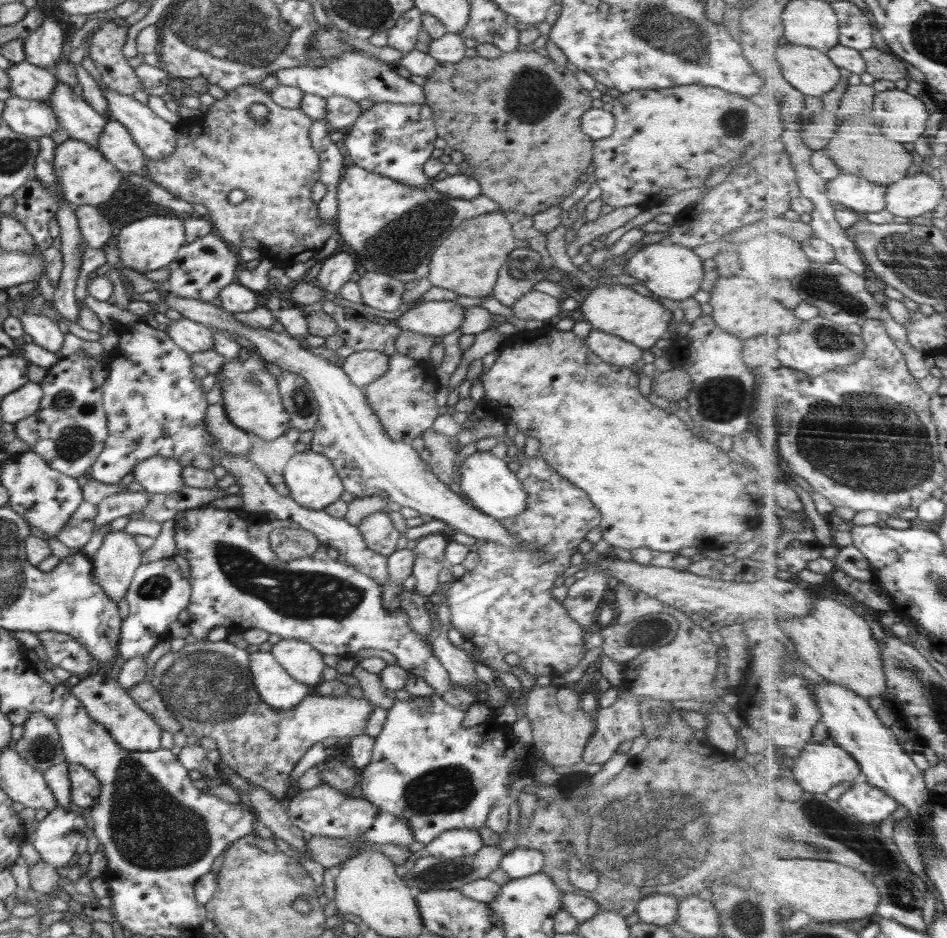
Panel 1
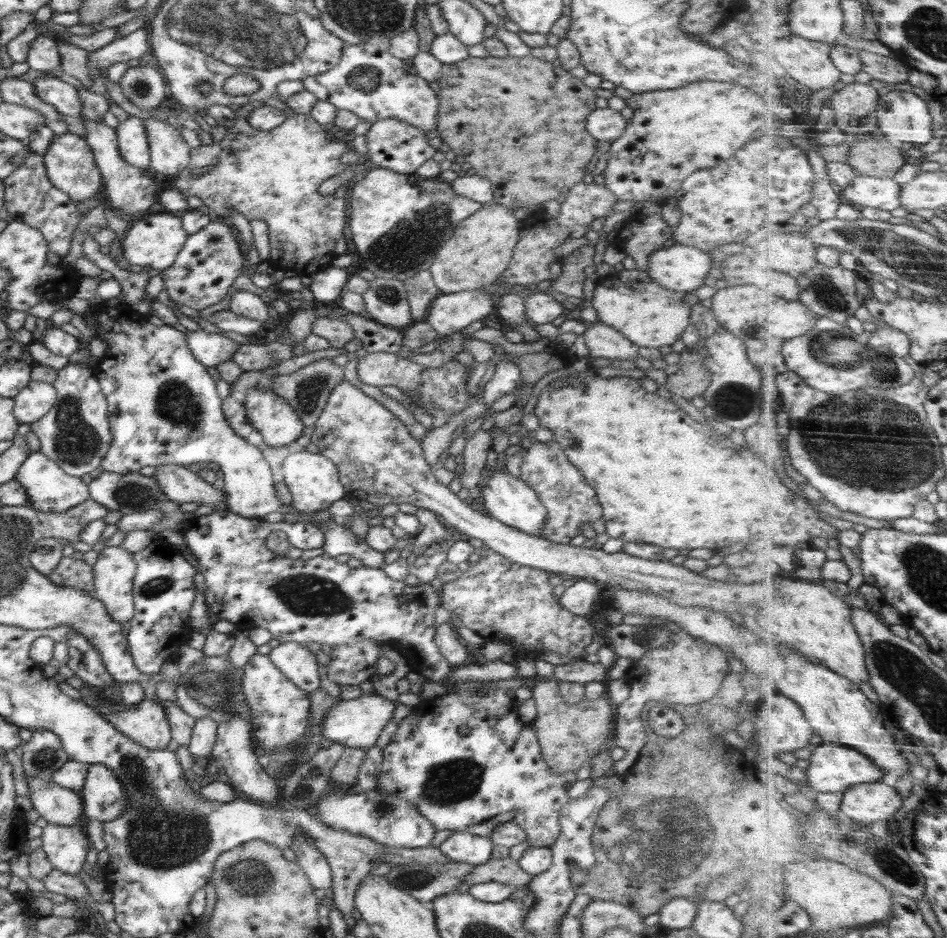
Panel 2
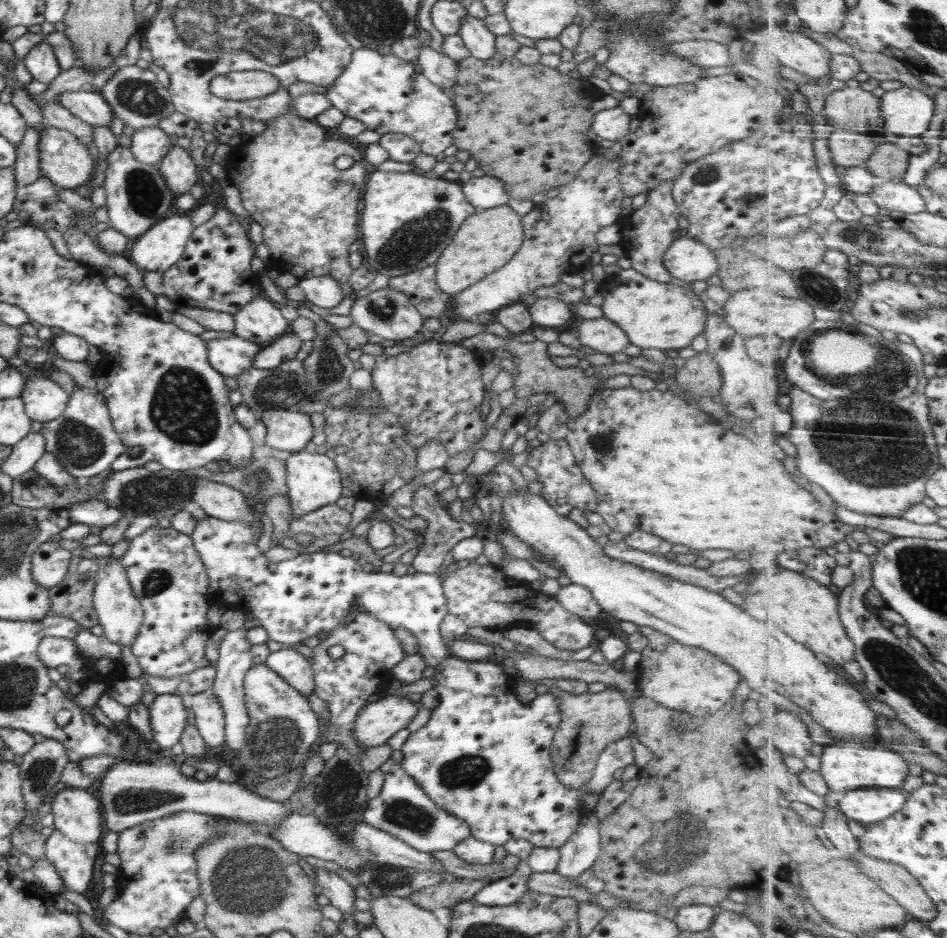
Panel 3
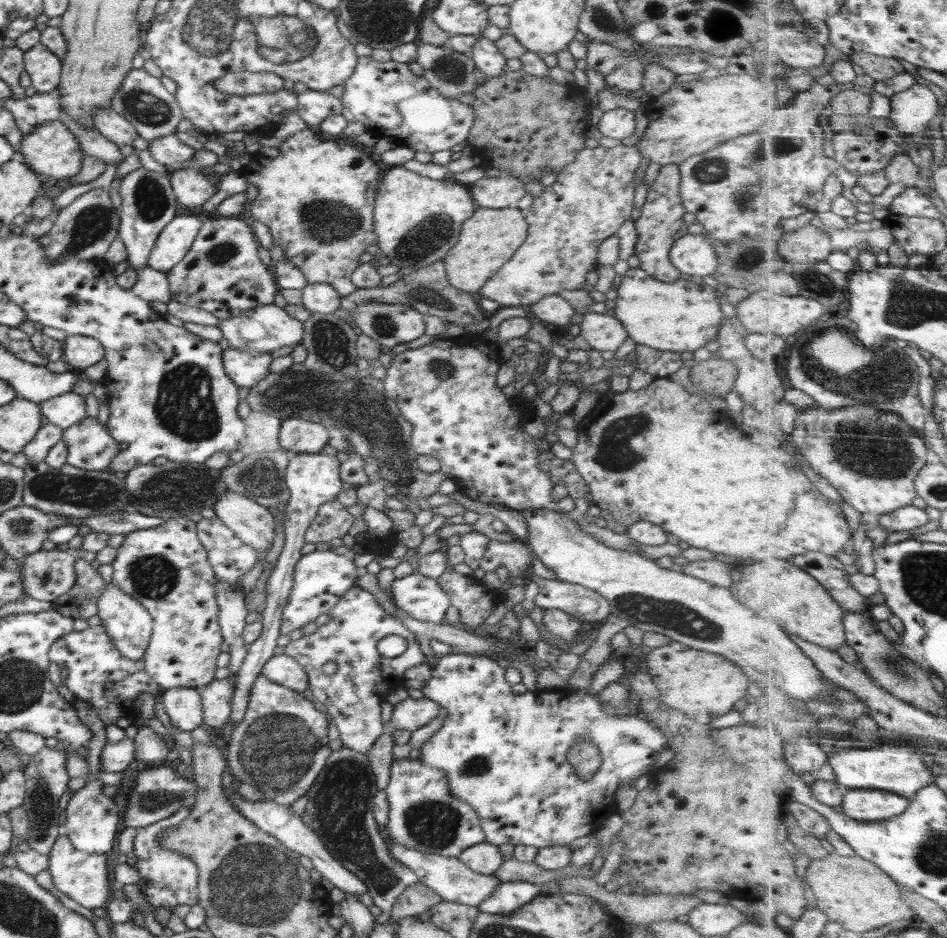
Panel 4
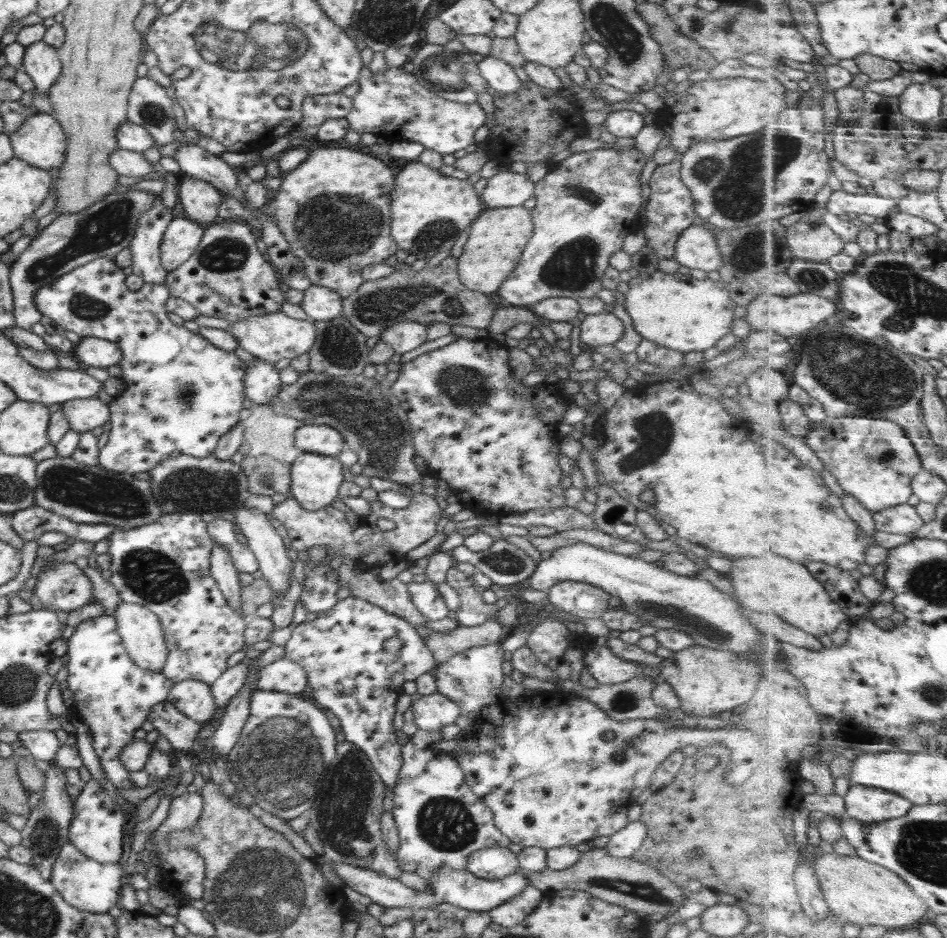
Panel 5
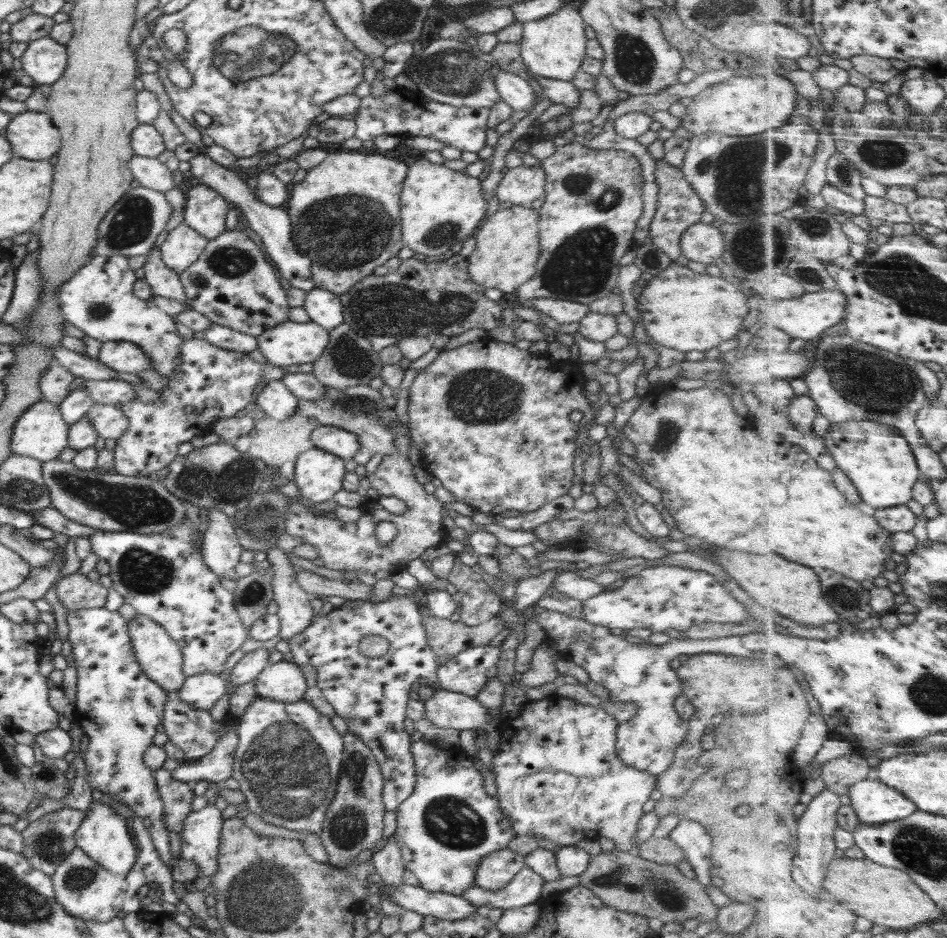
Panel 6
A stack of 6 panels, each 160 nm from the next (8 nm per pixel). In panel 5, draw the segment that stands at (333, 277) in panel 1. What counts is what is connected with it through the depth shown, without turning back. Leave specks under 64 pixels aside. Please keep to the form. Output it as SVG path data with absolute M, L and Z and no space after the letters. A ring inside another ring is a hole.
M311 284L303 292L304 298L300 307L313 320L332 320L342 312L343 299L336 292L324 287Z

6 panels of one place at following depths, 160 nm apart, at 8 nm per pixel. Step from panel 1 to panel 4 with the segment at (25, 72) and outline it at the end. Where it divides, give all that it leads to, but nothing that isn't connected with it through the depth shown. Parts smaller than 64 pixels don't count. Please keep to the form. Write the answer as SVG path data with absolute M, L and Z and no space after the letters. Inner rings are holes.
M102 107L92 116L93 126L103 137L119 144L132 146L132 141L139 136L137 130L112 107Z

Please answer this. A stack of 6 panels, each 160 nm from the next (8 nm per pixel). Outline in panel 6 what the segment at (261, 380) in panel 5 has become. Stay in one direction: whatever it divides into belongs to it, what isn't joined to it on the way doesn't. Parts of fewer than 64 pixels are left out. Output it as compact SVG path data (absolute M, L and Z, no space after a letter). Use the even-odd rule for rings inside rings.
M282 380L265 384L260 394L256 396L255 404L277 421L283 421L297 414L299 398L294 396Z

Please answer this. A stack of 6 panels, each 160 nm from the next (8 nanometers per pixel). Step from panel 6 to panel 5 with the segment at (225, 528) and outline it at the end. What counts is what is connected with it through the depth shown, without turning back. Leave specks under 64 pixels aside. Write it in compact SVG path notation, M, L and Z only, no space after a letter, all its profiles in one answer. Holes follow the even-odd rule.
M217 542L213 543L210 557L210 572L212 578L216 580L219 589L222 591L227 605L238 614L244 616L241 610L241 590L240 579L234 563L231 561L227 548Z

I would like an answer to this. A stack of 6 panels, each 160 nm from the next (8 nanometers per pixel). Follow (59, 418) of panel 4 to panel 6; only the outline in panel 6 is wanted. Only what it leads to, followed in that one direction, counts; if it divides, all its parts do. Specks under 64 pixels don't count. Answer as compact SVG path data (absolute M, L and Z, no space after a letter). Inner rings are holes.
M94 403L87 411L85 416L89 418L90 424L98 435L105 440L120 440L129 421L127 416L123 414L122 409L114 407L114 405L103 405L102 403Z

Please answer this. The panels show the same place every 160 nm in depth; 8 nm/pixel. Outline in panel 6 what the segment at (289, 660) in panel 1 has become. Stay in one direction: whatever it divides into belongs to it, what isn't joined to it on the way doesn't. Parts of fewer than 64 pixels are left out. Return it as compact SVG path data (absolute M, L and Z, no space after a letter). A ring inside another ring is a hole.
M287 661L268 665L253 682L257 697L274 702L303 701L308 688L299 666Z

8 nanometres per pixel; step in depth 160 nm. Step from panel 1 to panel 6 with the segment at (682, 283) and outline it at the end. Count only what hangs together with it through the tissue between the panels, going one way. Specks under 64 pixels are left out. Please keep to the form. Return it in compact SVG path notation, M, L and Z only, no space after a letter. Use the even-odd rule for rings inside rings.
M697 223L682 234L681 254L688 260L712 264L724 252L724 238L717 224Z

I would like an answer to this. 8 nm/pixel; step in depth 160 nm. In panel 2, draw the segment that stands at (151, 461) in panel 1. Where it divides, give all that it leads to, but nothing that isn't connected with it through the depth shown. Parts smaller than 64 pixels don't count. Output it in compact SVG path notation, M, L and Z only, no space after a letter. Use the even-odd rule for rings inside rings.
M175 464L158 465L153 477L157 480L159 489L172 502L200 502L206 506L222 506L224 490L202 480L188 467Z

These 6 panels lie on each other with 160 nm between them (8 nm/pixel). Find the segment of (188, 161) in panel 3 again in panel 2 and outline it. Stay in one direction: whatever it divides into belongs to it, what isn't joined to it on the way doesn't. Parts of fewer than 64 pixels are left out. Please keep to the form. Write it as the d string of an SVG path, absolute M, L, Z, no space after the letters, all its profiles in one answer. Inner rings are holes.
M156 117L142 121L150 149L151 162L149 168L172 178L176 174L188 170L192 148L179 130L175 129L170 123Z

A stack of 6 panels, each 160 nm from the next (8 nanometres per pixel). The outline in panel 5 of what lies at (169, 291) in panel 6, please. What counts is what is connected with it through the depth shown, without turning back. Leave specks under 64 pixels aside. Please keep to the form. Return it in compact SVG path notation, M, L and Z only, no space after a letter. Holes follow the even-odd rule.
M158 195L154 206L140 218L134 240L130 242L132 274L143 278L145 283L165 285L168 271L161 265L160 246L164 232L173 220L170 212Z

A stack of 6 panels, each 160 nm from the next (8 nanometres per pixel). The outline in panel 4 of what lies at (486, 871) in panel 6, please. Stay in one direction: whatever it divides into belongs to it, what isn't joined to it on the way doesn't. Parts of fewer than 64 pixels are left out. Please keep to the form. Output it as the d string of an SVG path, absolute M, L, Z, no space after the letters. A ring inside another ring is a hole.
M486 841L466 847L457 858L474 872L487 875L492 875L504 861L498 846Z

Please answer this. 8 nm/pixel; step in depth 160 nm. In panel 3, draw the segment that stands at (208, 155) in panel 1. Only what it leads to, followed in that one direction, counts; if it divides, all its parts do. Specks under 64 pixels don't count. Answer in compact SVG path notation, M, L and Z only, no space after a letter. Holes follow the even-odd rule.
M288 113L268 119L265 124L264 132L241 142L228 157L228 181L240 191L244 209L262 227L263 243L270 250L267 265L270 269L276 268L300 279L331 276L340 283L344 297L352 294L354 290L347 281L353 273L348 261L348 249L361 238L362 196L370 173L362 152L346 141L328 140L324 128L314 120L298 115ZM340 156L354 159L350 170L340 171L335 167L335 161Z

